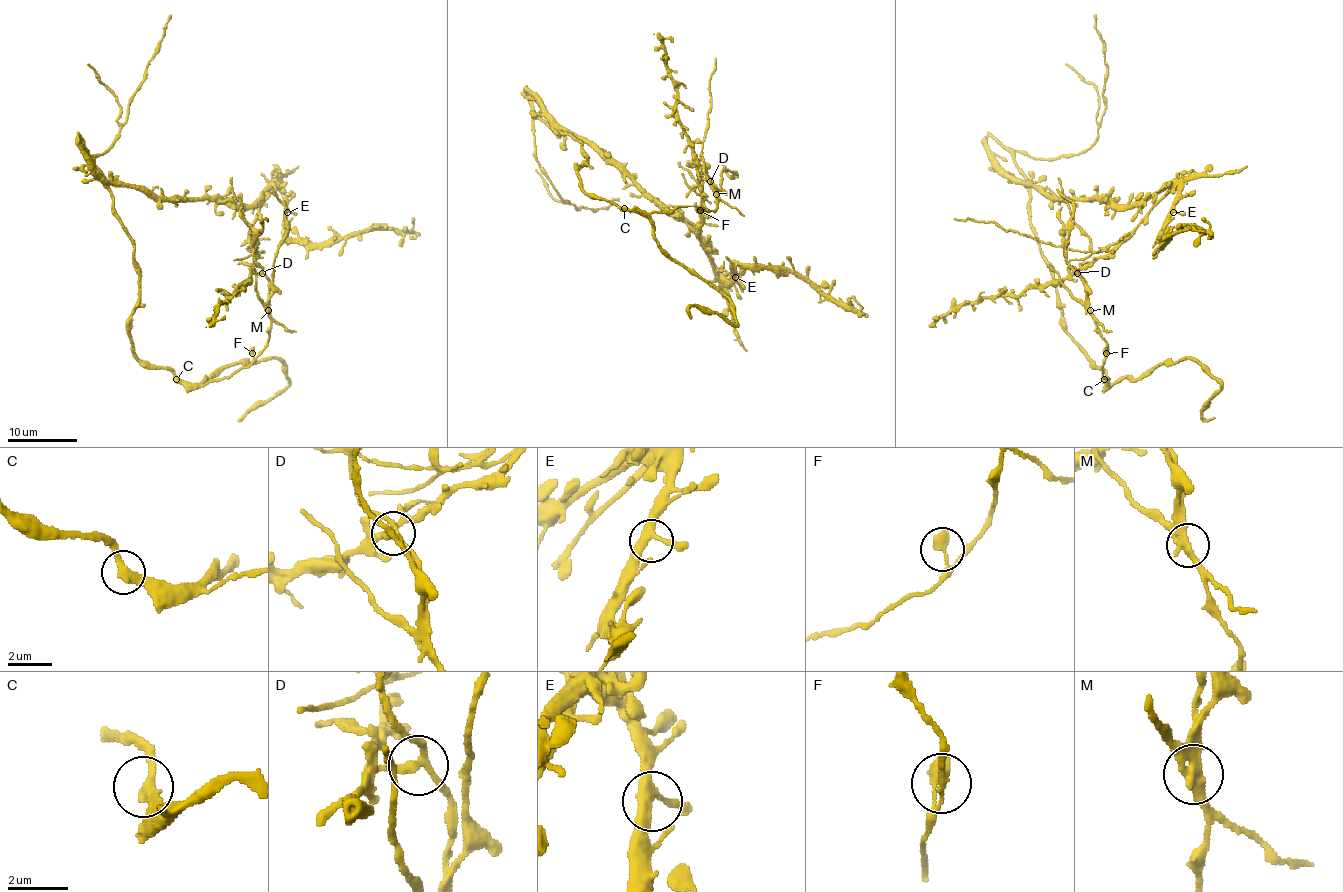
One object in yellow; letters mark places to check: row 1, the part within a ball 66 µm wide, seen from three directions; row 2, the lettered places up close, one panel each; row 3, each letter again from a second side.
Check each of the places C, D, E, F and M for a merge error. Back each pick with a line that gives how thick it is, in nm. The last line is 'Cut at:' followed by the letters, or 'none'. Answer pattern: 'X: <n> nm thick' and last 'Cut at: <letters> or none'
D: 240 nm thick
M: 360 nm thick
Cut at: D, M

